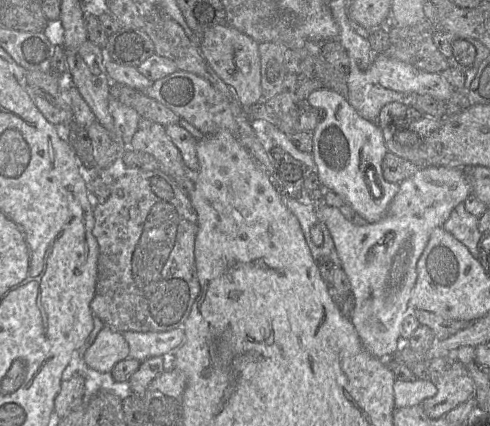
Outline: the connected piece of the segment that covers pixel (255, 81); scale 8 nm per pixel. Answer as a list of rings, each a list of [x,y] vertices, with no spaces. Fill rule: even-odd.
[[[229,24],[211,27],[202,33],[199,50],[214,73],[236,94],[240,106],[261,101],[261,64],[258,43]]]

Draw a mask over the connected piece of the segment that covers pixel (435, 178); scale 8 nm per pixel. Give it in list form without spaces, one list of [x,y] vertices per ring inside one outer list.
[[[443,166],[419,168],[412,177],[399,184],[399,191],[391,201],[387,214],[376,223],[355,225],[347,220],[338,208],[325,203],[317,203],[317,218],[328,227],[341,260],[341,268],[351,285],[355,303],[351,323],[355,327],[363,347],[378,359],[392,359],[402,347],[402,341],[405,339],[401,338],[401,329],[405,317],[412,313],[409,300],[417,279],[417,262],[432,231],[442,227],[452,210],[471,194],[471,184],[465,170]]]

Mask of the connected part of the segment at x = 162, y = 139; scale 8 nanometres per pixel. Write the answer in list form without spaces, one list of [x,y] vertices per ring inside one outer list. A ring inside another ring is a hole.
[[[141,118],[138,130],[131,139],[129,148],[152,155],[160,164],[160,169],[170,177],[183,176],[186,169],[178,148],[166,134],[161,124]]]

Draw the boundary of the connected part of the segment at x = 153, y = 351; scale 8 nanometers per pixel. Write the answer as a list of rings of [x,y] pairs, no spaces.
[[[176,328],[168,331],[121,332],[129,345],[129,358],[143,362],[152,357],[166,355],[179,348],[184,341],[184,331]]]

